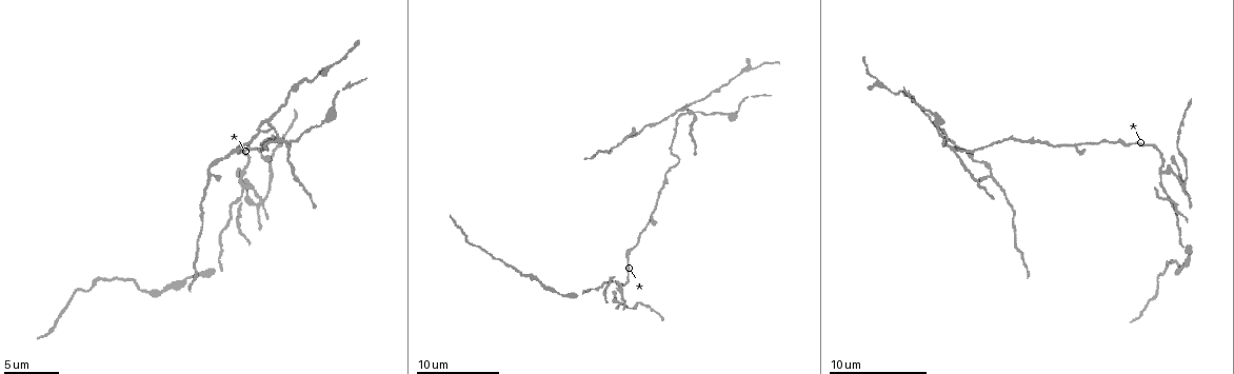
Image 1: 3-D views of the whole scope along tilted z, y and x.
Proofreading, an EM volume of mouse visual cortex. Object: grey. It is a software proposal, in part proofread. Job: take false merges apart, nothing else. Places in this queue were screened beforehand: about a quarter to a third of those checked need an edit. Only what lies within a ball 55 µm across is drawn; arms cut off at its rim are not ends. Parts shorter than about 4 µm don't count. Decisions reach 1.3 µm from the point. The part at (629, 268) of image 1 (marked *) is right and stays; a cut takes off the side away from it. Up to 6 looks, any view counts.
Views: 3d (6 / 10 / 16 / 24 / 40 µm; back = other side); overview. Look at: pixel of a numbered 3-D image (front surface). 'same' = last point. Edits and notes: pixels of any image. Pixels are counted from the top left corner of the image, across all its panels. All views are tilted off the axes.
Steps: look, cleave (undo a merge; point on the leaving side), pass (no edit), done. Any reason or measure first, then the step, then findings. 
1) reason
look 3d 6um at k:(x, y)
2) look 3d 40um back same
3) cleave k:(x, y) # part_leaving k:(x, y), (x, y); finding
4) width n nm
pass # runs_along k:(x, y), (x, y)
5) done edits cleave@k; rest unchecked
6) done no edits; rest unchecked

look 3d 10um at 1:(646, 224)

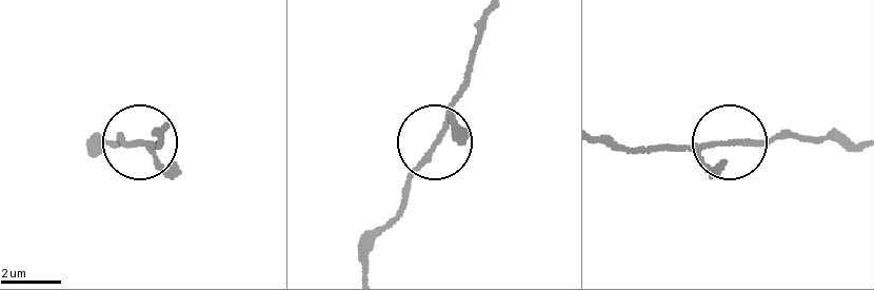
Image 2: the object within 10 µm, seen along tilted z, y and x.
arms 3
pass # runs_along 2:(854, 140), (663, 143); all the same cell

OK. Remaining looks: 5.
sharp bend
look 3d 10um at 1:(1005, 138)

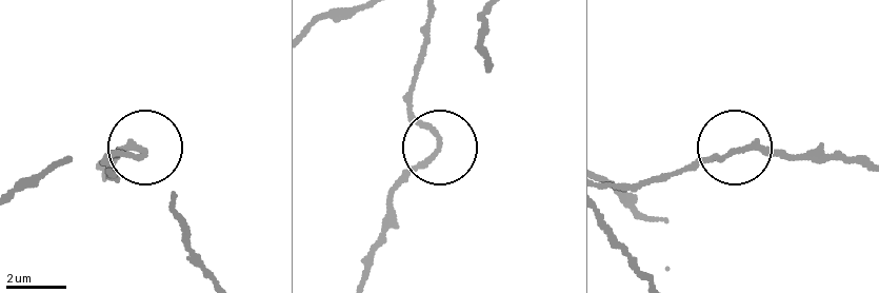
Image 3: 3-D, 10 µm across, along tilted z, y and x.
width 150 nm
pass # runs_along 3:(362, 277), (392, 194), (440, 149), (403, 97); continuous, no second cell

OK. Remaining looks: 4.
look 3d 6um at 1:(278, 136)

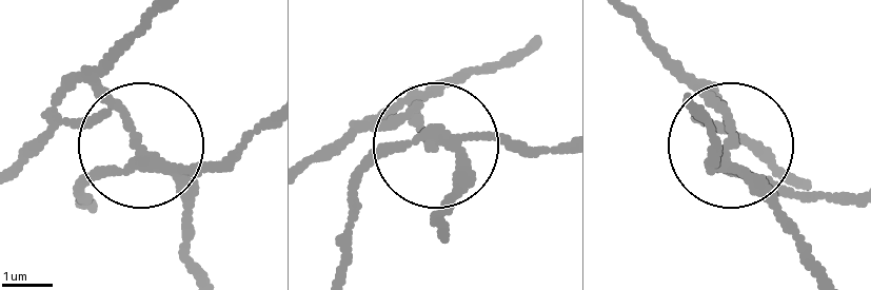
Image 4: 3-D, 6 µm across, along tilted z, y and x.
look 3d 6um back at 4:(143, 149)

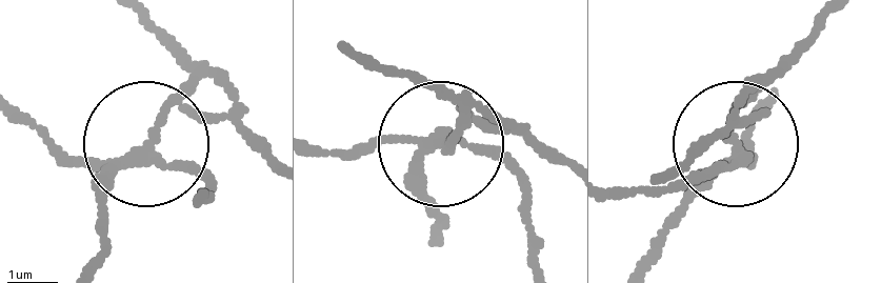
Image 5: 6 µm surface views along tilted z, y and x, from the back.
cleave 5:(199, 122) # part_leaving 5:(429, 145), (515, 128), (558, 153); two cells meet here

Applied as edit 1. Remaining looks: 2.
done edits cleave@5; rest unchecked

